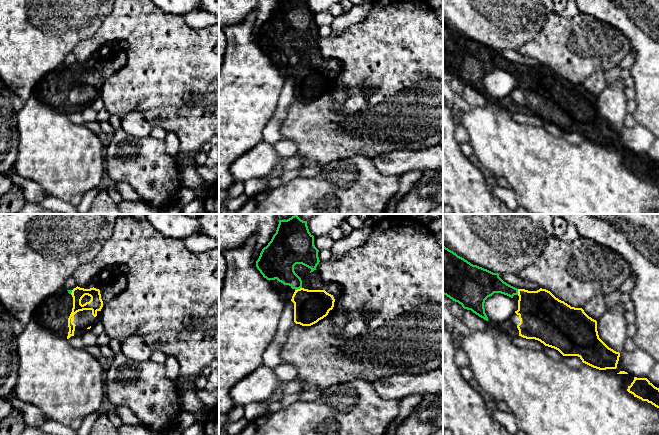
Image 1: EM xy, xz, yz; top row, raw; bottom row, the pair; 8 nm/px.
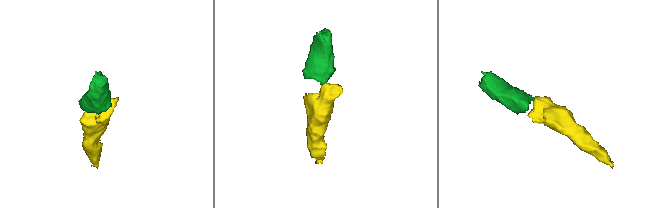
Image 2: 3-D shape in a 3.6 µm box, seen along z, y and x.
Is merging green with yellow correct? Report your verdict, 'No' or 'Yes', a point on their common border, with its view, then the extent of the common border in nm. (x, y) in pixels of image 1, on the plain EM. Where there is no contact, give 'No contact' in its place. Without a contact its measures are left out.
Yes. Touches green at xz (298, 64). Shared border 60 nm

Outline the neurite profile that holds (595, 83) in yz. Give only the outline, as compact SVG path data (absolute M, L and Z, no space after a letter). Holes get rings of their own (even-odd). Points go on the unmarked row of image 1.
M599 70L590 75L582 85L594 96L598 96L601 91L608 85L606 80L607 71Z

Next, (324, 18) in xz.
M329 10L314 13L314 21L319 27L331 26L334 18Z

